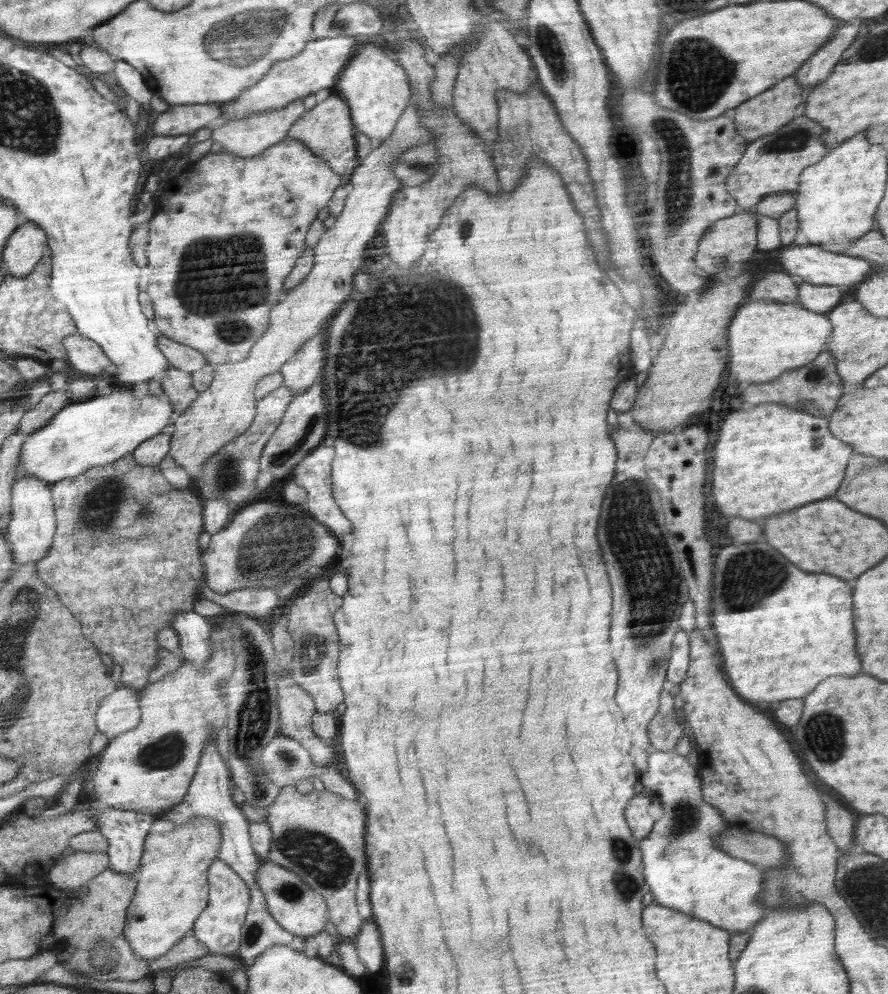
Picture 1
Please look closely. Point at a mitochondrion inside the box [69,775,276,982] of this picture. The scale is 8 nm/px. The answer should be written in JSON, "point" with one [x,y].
{"point":[99,950]}

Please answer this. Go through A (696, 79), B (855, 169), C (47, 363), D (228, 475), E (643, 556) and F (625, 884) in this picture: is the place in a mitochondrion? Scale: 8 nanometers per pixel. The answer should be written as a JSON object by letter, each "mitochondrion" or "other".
{"A":"mitochondrion","B":"other","C":"other","D":"mitochondrion","E":"mitochondrion","F":"mitochondrion"}

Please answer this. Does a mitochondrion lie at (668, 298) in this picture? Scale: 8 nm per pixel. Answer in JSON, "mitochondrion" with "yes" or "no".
{"mitochondrion":"no"}

